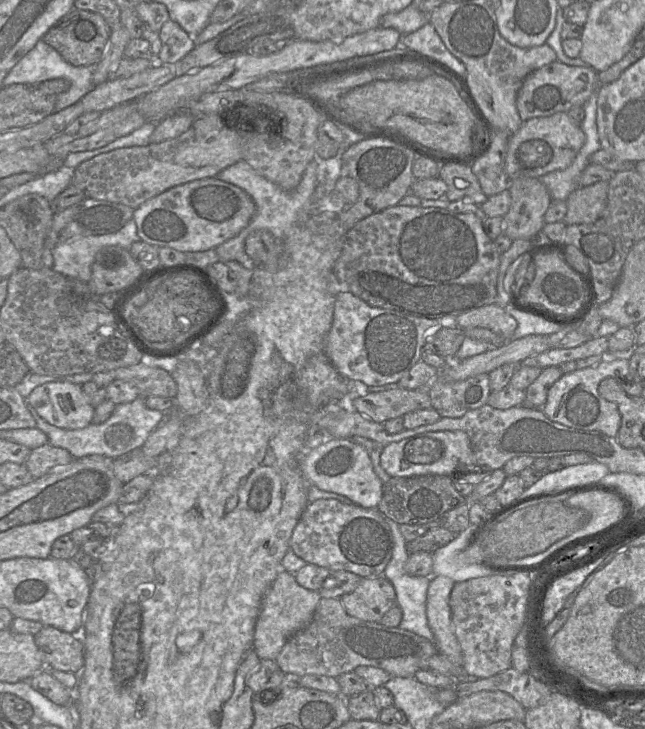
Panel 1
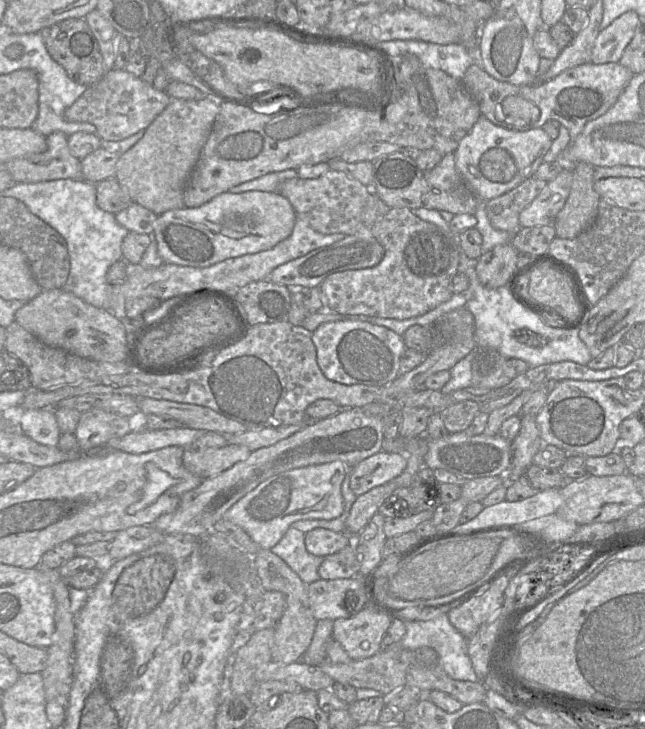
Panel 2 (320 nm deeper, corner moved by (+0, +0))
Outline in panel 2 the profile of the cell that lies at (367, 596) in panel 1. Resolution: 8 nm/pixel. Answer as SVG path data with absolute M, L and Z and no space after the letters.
M364 607L351 617L334 620L332 638L352 660L365 659L382 649L382 638L391 623L386 614Z

